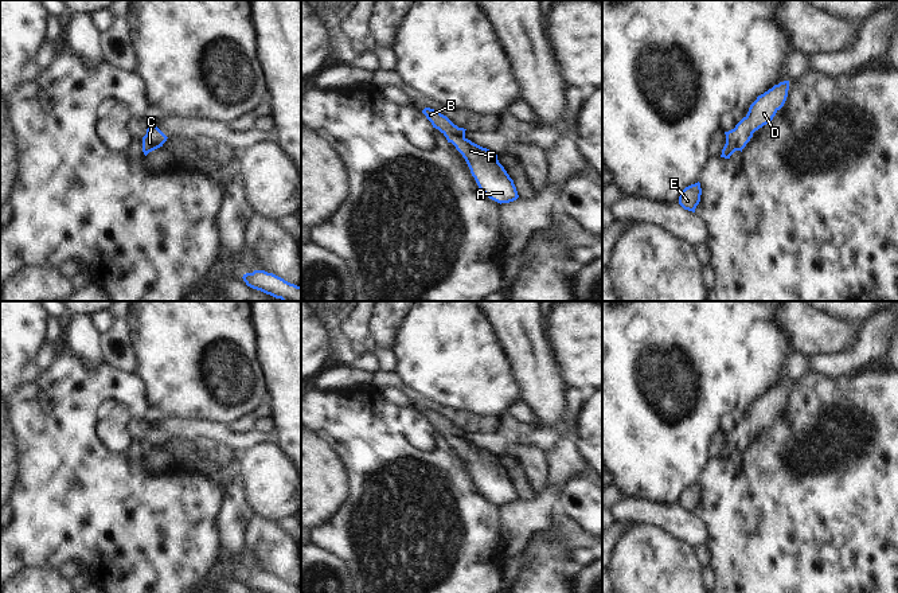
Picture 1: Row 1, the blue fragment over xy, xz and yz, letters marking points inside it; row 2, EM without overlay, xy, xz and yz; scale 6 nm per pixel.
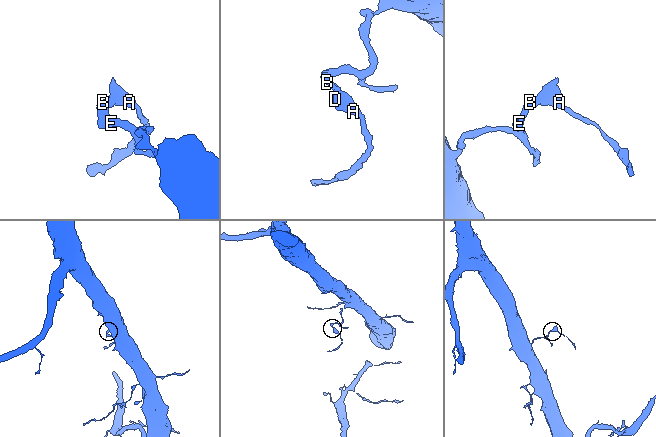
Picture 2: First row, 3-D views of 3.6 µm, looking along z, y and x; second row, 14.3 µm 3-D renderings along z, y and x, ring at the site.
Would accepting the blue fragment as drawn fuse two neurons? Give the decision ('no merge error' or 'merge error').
no merge error

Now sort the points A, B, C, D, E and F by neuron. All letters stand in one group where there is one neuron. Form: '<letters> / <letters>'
A B C D E F

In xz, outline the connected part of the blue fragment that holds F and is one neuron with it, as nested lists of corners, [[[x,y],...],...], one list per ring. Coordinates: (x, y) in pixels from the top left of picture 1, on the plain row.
[[[425,409],[422,414],[465,460],[479,489],[497,504],[509,504],[519,499],[514,481],[499,464],[497,456],[465,438],[464,429],[454,426],[446,417]]]

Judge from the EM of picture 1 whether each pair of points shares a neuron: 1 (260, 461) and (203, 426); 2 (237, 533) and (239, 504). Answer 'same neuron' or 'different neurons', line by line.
1: different neurons
2: same neuron

